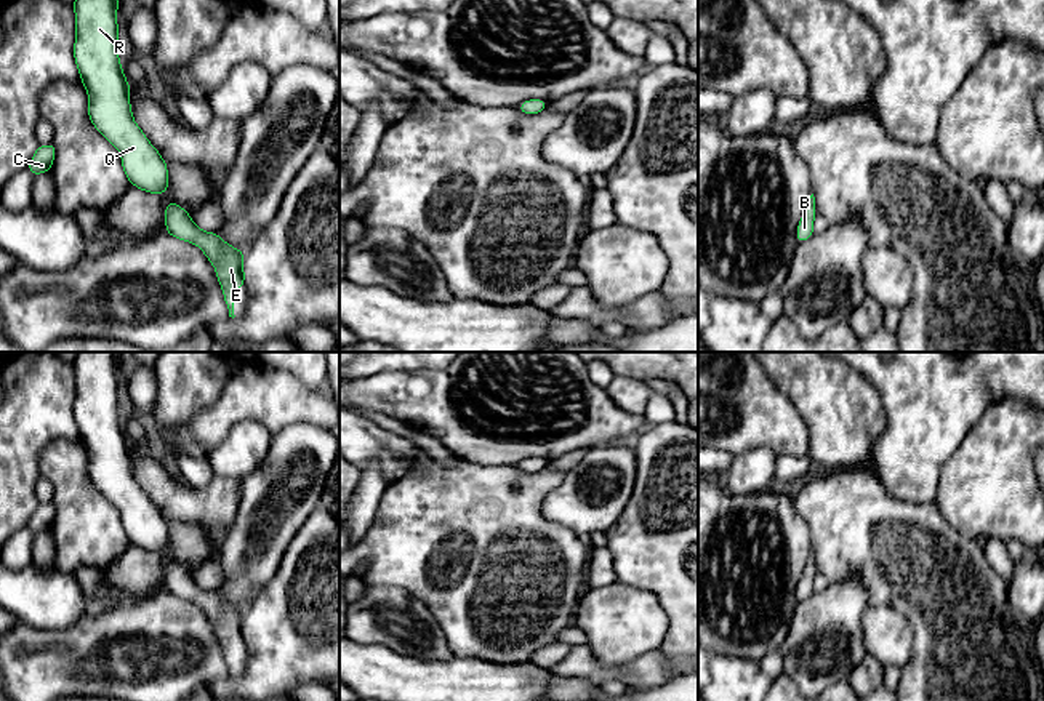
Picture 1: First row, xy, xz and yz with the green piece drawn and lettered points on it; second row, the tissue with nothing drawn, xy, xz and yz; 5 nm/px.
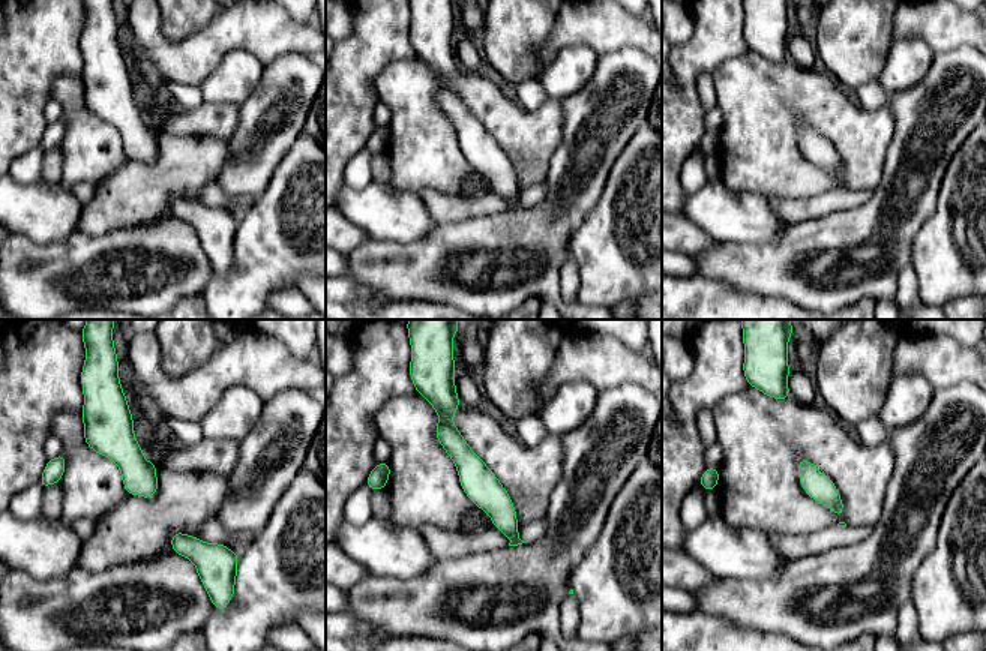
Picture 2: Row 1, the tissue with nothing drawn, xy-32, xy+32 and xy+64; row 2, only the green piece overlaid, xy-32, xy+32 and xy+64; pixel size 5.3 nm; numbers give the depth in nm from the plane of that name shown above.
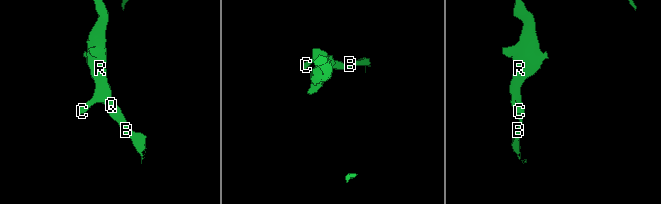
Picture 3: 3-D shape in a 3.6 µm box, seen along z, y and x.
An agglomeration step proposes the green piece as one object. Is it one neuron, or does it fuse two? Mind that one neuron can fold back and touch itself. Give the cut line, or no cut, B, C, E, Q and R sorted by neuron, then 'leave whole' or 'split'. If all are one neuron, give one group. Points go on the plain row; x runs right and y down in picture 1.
no cut | B C E Q R | leave whole

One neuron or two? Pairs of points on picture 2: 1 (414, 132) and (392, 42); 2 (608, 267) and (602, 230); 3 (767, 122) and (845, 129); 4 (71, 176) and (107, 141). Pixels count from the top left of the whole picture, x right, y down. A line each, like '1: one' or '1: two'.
1: two
2: one
3: one
4: one

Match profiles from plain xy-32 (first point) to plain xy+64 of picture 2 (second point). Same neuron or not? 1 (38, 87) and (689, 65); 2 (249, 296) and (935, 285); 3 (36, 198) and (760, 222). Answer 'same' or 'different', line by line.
1: same
2: same
3: same

